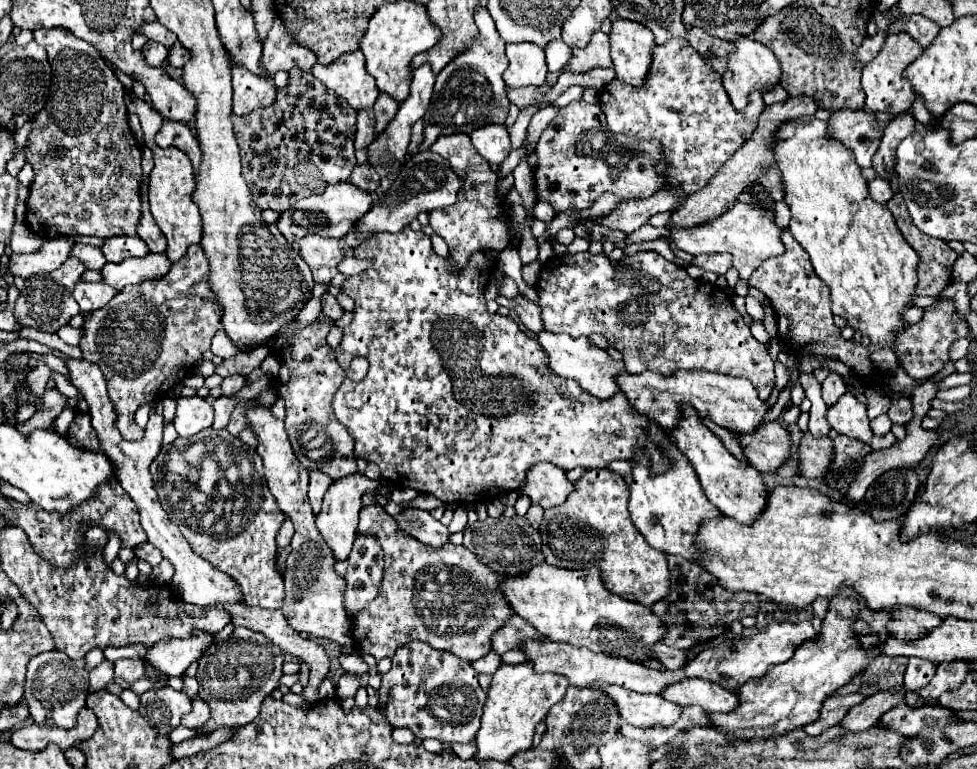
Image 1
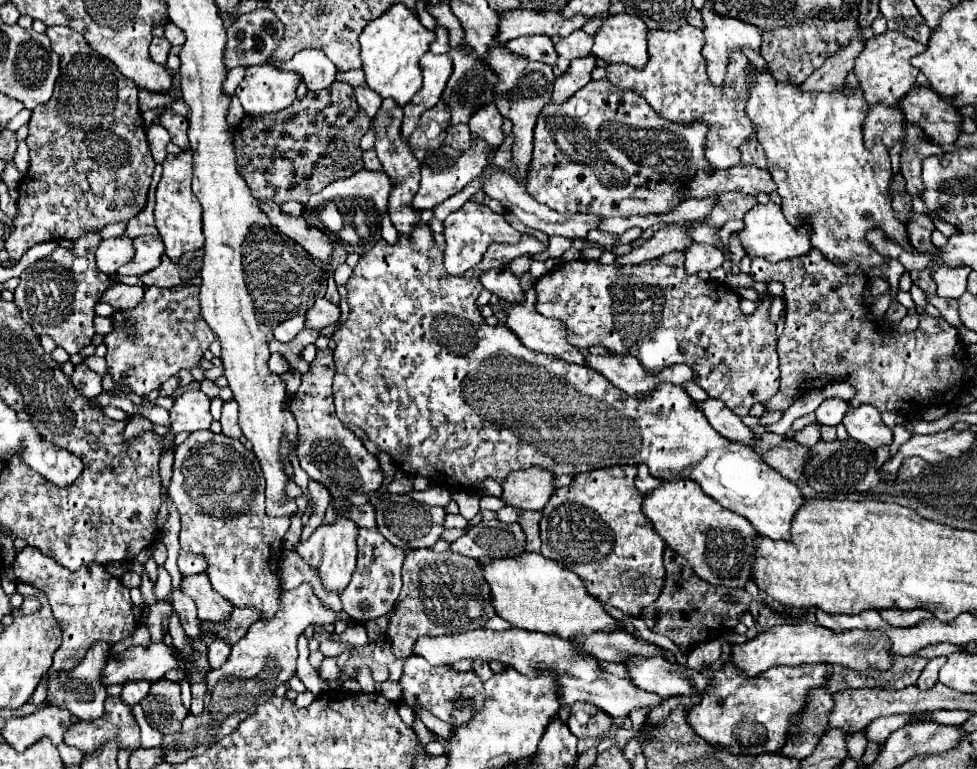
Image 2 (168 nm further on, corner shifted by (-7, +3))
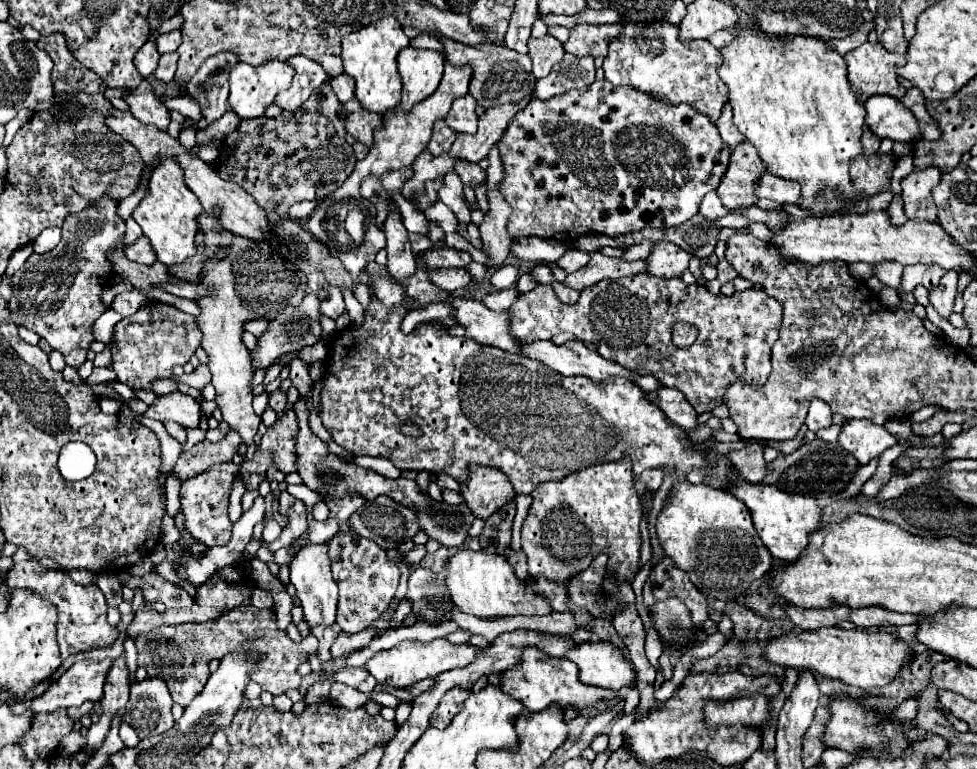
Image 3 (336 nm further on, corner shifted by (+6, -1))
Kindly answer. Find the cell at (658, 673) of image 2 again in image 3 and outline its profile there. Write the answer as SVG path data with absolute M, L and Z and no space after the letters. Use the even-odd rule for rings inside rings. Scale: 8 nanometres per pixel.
M583 642L567 658L579 666L579 680L621 692L637 682L637 672L631 660L611 642Z

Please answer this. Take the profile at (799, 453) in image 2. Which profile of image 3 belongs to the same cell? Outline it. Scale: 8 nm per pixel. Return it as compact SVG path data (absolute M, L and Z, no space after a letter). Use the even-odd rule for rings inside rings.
M753 444L745 450L729 452L727 458L739 468L739 472L743 472L743 480L761 482L767 476L767 462L763 458L763 450L765 448L761 444Z

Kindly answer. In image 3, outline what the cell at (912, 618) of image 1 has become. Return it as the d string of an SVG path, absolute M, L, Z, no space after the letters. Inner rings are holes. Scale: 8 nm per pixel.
M859 608L851 610L849 620L859 628L869 626L901 626L901 624L917 624L915 614L899 614L885 608Z

